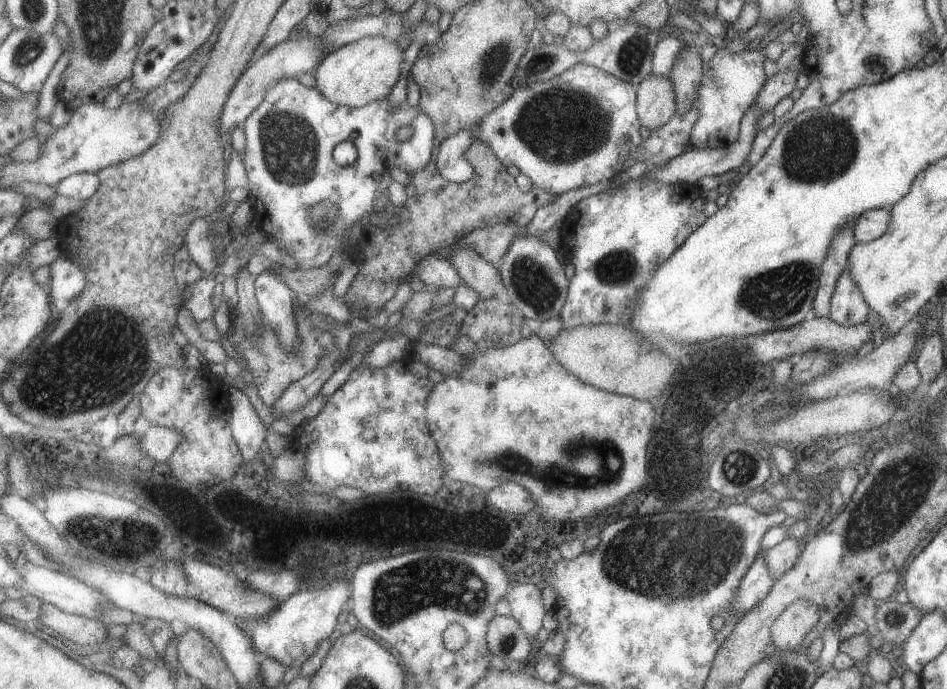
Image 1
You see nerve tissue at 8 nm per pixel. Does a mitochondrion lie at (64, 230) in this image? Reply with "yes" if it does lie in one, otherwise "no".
no

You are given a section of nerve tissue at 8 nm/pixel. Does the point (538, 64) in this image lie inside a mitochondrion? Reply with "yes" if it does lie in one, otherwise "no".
yes

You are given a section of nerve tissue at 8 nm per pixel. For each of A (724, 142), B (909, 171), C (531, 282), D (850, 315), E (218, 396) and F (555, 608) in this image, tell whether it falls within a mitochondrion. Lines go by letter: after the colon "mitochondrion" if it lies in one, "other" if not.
A: other
B: other
C: mitochondrion
D: mitochondrion
E: other
F: other

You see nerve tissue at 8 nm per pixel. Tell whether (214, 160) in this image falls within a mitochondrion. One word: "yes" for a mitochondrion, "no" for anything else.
no

